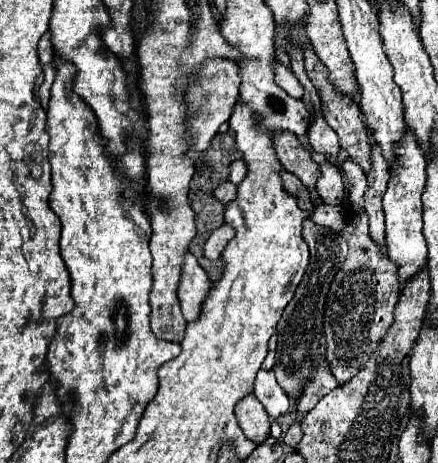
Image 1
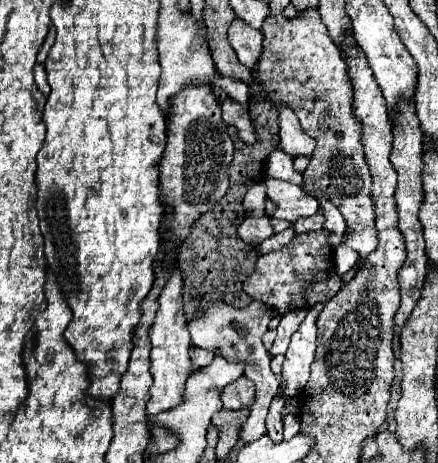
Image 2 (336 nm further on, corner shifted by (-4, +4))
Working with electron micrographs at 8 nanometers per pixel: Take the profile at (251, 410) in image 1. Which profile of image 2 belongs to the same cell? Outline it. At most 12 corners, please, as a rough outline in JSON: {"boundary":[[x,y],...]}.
{"boundary":[[241,376],[225,386],[227,410],[251,408],[255,384]]}

